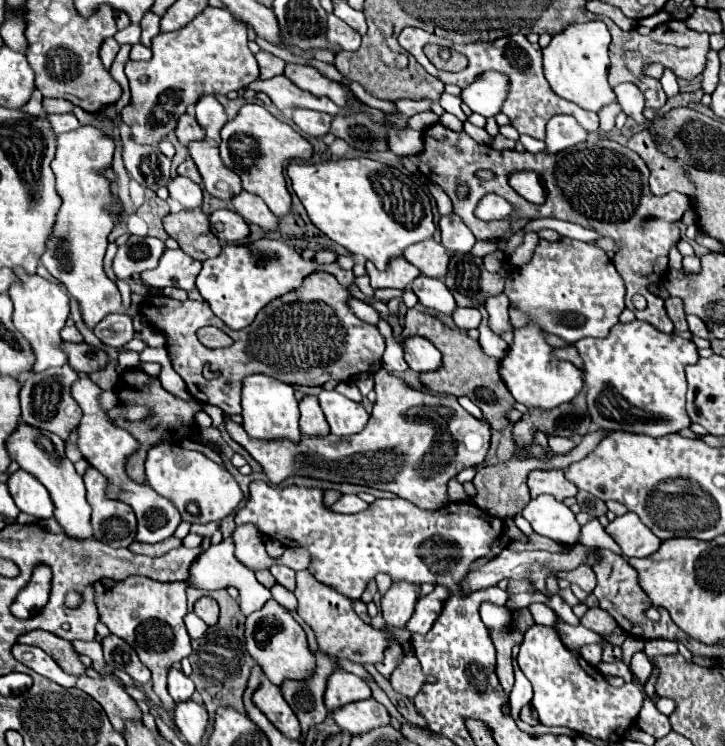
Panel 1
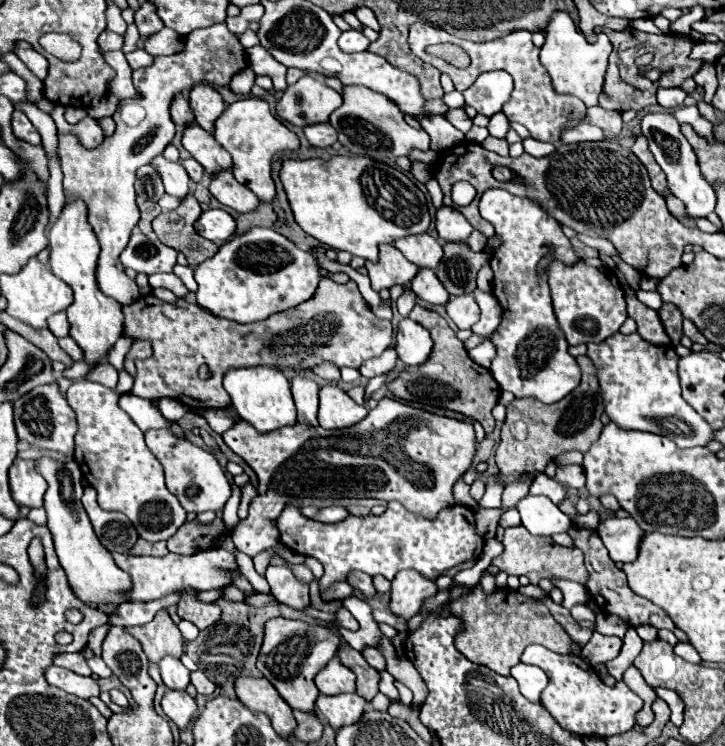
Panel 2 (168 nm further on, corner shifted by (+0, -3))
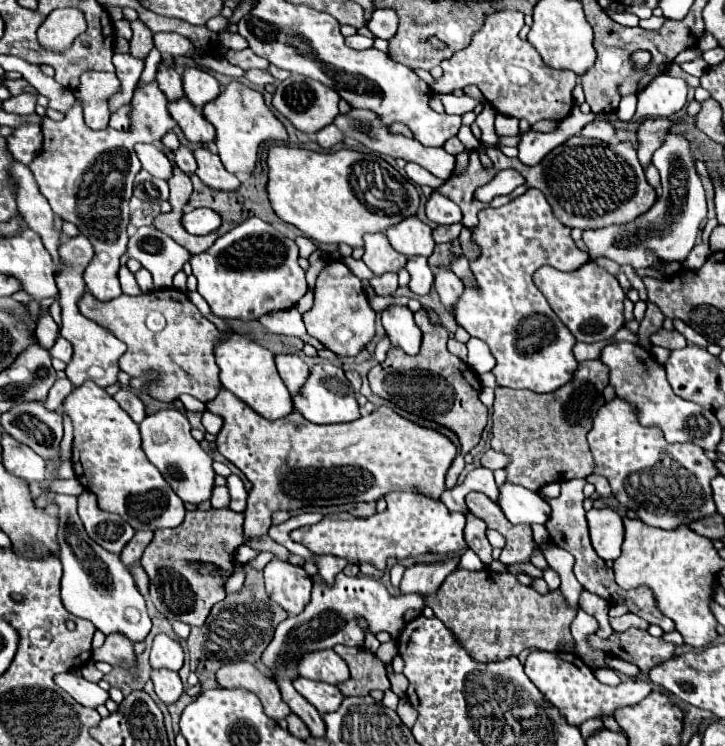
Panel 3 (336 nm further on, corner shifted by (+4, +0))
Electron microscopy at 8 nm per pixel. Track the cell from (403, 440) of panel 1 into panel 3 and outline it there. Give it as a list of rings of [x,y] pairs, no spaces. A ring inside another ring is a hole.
[[[222,388],[206,408],[224,420],[216,436],[218,452],[234,462],[252,482],[244,512],[244,536],[250,540],[260,538],[260,524],[268,524],[266,518],[276,510],[374,502],[392,490],[416,492],[438,500],[446,490],[446,472],[458,454],[456,444],[448,436],[414,424],[388,406],[336,426],[312,424],[296,410],[286,418],[268,422]]]

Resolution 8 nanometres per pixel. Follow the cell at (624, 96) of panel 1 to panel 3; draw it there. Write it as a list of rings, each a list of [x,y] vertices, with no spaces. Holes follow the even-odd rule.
[[[668,130],[664,136],[664,144],[654,152],[652,164],[658,168],[660,178],[662,178],[662,196],[658,198],[656,206],[652,206],[652,210],[648,210],[646,214],[642,214],[640,218],[636,218],[634,224],[628,226],[608,226],[608,230],[600,228],[600,230],[586,230],[582,234],[584,244],[588,246],[588,254],[592,260],[608,256],[610,260],[618,262],[618,264],[630,264],[634,268],[648,268],[656,262],[682,262],[688,252],[692,250],[696,236],[698,236],[698,226],[700,222],[706,218],[706,196],[704,196],[704,188],[702,188],[702,180],[696,174],[696,158],[694,158],[694,148],[692,144],[678,132]]]

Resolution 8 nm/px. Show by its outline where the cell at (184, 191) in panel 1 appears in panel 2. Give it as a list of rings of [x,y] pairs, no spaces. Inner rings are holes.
[[[158,155],[150,161],[150,165],[160,173],[162,177],[162,183],[164,183],[164,189],[168,195],[174,195],[178,199],[186,197],[188,195],[188,173],[184,171],[184,167],[180,163],[174,163],[174,161],[168,161],[164,155]]]

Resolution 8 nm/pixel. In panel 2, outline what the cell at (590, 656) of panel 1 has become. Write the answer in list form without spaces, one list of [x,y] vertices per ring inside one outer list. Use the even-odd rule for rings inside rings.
[[[594,633],[590,643],[582,649],[580,657],[584,657],[584,661],[588,661],[590,665],[598,665],[598,663],[606,663],[606,661],[618,657],[620,649],[622,649],[622,639],[604,637],[600,633]]]

